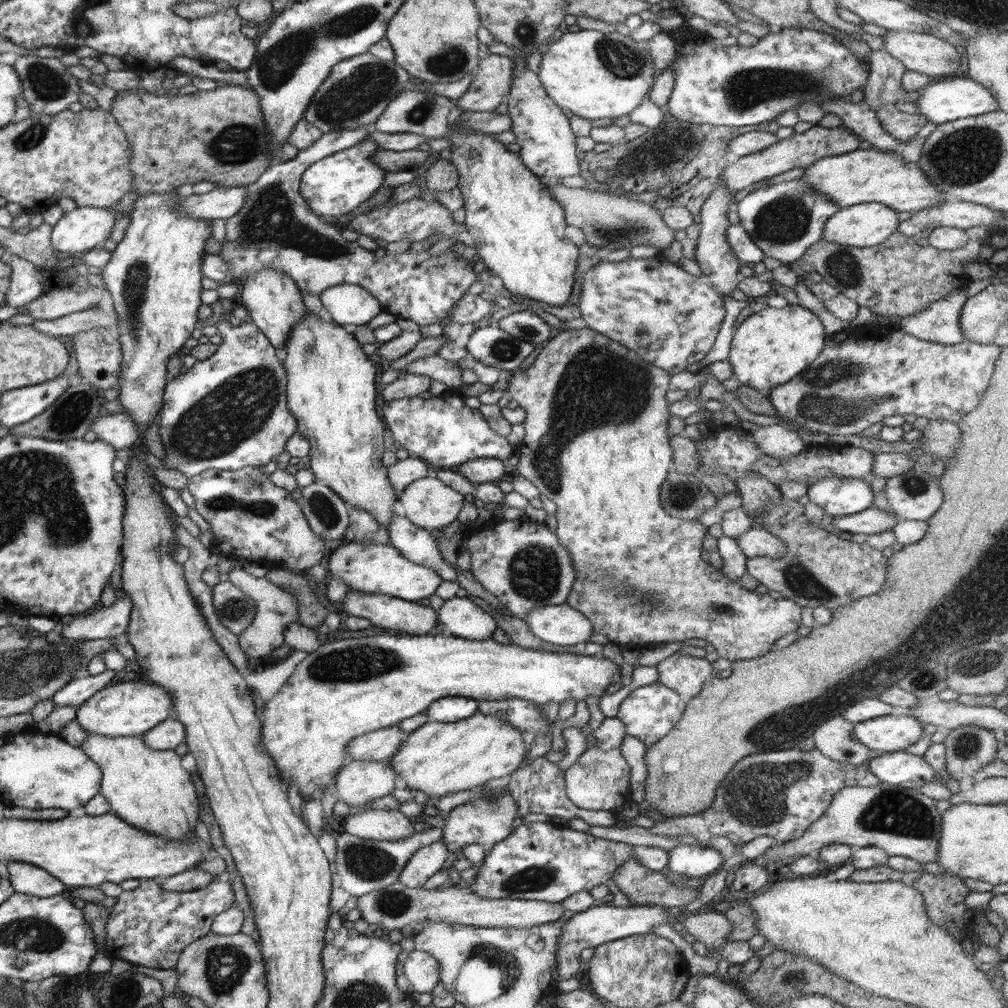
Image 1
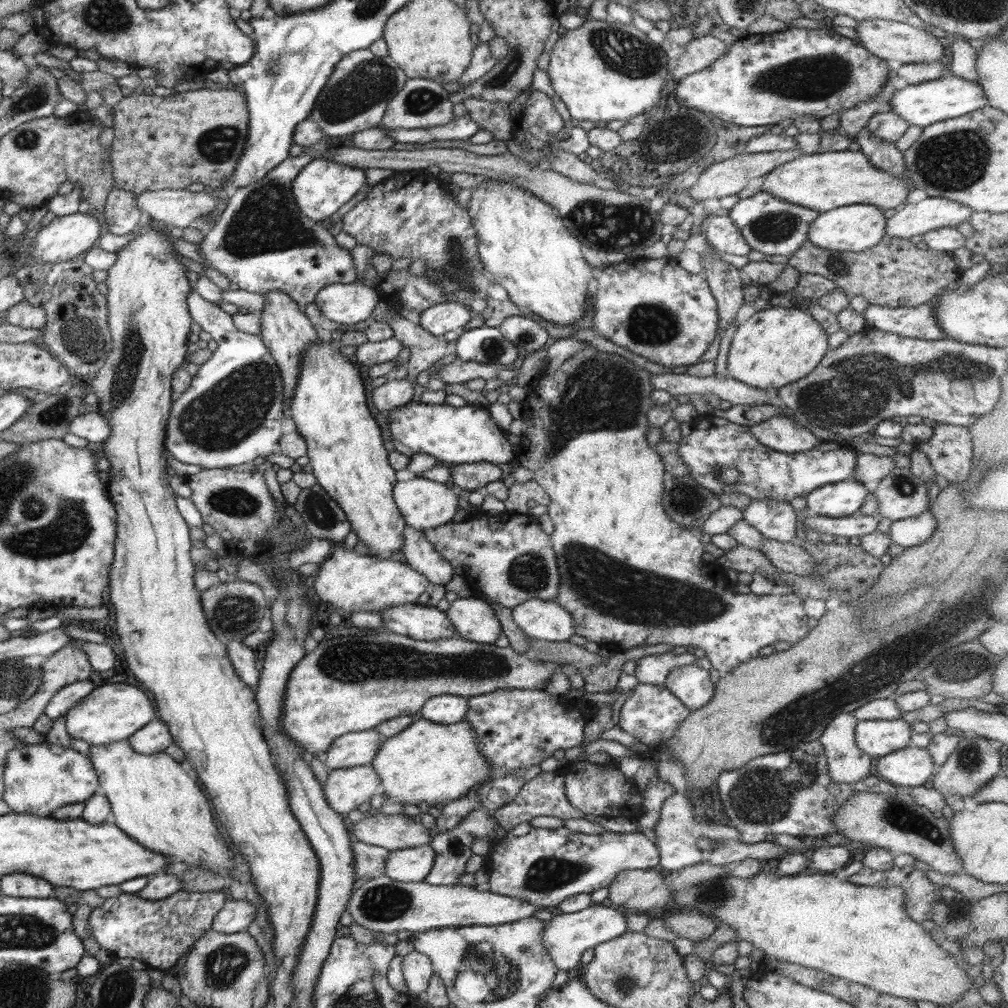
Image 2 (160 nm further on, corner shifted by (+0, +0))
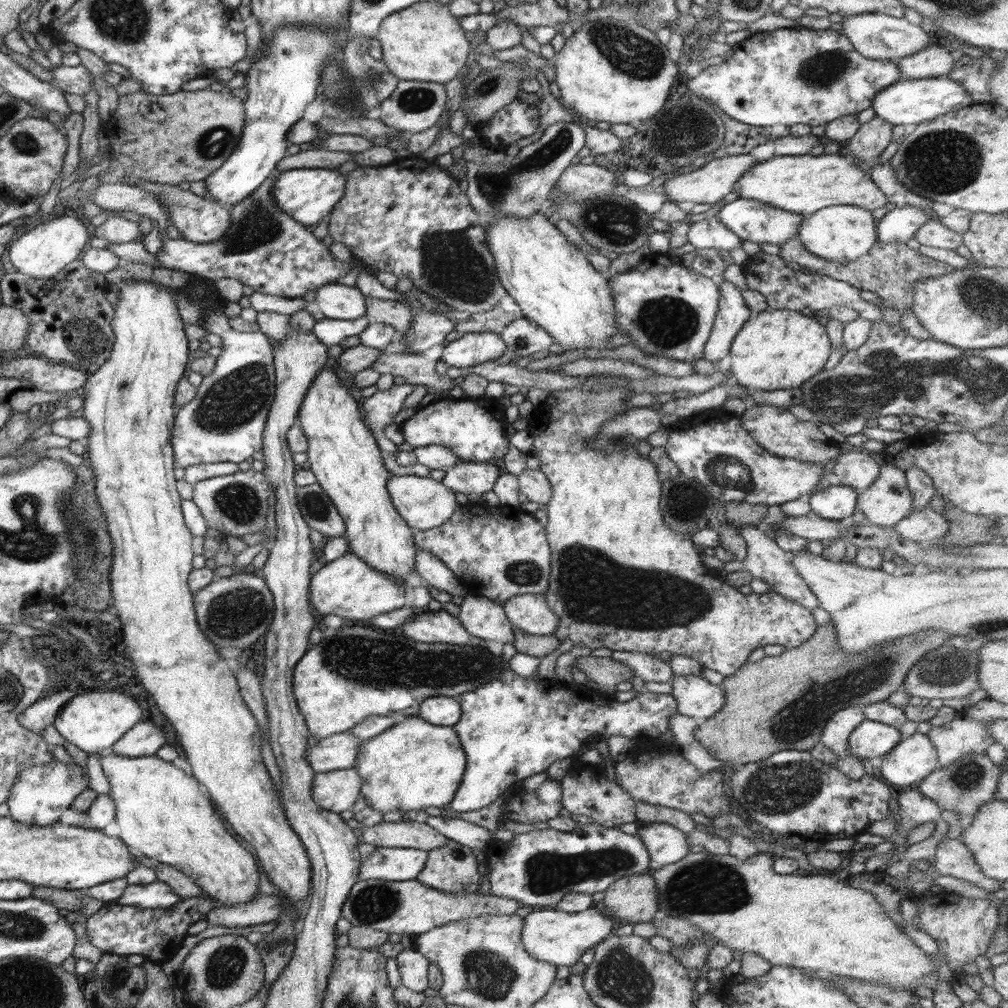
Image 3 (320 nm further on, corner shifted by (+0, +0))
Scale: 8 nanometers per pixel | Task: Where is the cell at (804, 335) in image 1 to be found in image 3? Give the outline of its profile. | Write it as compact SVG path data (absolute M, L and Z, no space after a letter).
M768 308L760 313L752 314L732 341L728 354L732 363L730 372L735 381L747 388L764 391L796 388L824 369L831 351L822 317L808 316L794 310Z

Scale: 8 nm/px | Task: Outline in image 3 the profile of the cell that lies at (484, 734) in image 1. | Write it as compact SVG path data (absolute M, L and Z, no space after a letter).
M408 716L382 734L361 741L357 754L353 768L360 775L361 797L382 814L450 804L466 770L466 754L453 727L436 726L419 716Z

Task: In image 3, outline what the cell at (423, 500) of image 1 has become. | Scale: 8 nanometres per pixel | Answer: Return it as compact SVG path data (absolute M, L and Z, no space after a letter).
M390 475L387 480L387 491L397 513L410 528L416 530L430 530L448 522L459 507L455 492L431 476Z

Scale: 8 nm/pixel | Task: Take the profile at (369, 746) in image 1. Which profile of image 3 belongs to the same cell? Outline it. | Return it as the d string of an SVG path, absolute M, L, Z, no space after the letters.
M346 731L340 734L333 734L326 738L321 738L316 746L309 746L306 749L306 761L312 767L314 773L328 773L334 770L346 770L354 767L356 756L359 751L361 741Z

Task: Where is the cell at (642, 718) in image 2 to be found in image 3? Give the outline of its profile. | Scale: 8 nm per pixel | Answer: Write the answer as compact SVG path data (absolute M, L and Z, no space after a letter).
M509 669L504 670L504 674L502 674L502 676L492 679L490 684L484 684L484 686L480 686L480 688L476 688L476 690L472 690L472 692L464 692L464 694L460 694L458 702L462 710L461 717L460 720L458 720L458 722L453 726L453 729L456 731L456 734L460 739L460 744L463 745L463 749L466 754L466 770L464 770L464 776L462 776L460 784L457 786L454 798L450 802L450 808L459 813L480 810L480 808L484 808L484 806L492 804L498 796L501 796L501 794L503 794L507 788L513 786L516 781L524 780L531 775L546 772L552 763L564 758L572 757L574 753L578 752L581 746L591 744L595 738L606 739L609 736L612 736L612 734L628 736L628 738L632 740L638 738L638 736L660 736L662 733L670 730L670 727L668 727L670 716L678 711L678 703L676 703L676 699L674 699L670 694L654 694L654 692L648 692L645 690L629 702L618 702L615 698L599 693L598 691L594 691L584 685L579 685L576 683L562 684L554 680L543 680L540 678L533 679L532 677L518 676L516 672L512 672L512 670Z

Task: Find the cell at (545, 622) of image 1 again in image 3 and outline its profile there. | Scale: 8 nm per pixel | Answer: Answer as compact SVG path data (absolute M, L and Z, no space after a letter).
M543 593L512 596L502 605L508 621L527 634L552 636L560 624L556 614L548 608Z

